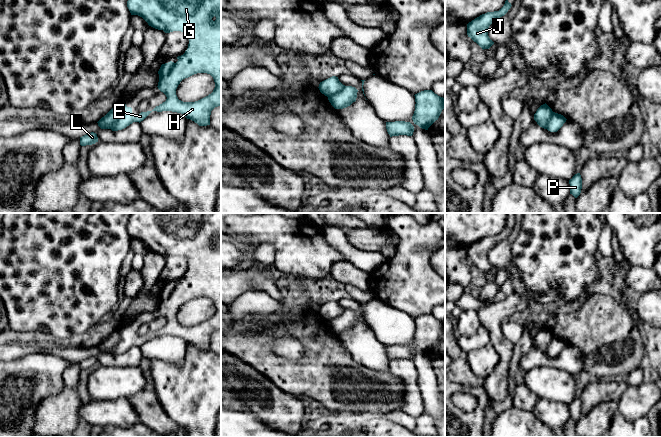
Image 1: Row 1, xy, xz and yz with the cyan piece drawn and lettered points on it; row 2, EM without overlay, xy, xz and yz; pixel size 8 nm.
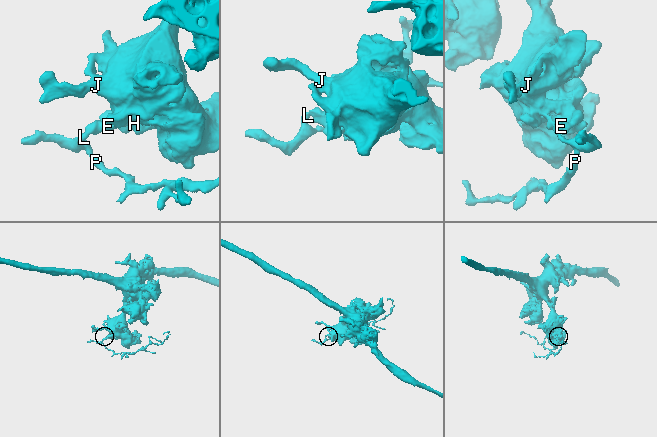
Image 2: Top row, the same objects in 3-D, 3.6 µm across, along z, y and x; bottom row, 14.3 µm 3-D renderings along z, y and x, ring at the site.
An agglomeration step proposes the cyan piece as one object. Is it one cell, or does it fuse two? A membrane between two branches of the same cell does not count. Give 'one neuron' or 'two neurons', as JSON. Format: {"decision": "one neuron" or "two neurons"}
{"decision": "two neurons"}

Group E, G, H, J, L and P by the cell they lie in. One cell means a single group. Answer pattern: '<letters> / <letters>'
E G H J / L P

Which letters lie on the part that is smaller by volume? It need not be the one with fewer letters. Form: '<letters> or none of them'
L, P

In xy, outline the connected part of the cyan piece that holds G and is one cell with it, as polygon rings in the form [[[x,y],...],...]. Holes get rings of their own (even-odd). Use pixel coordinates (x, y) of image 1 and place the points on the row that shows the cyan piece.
[[[128,0],[127,7],[131,15],[142,17],[153,28],[165,33],[181,31],[189,38],[187,50],[177,57],[176,63],[170,61],[161,65],[157,87],[167,99],[152,111],[177,112],[199,126],[210,125],[211,111],[221,106],[221,0]],[[197,73],[207,73],[213,77],[213,92],[195,102],[179,100],[176,95],[178,85],[183,79]]]

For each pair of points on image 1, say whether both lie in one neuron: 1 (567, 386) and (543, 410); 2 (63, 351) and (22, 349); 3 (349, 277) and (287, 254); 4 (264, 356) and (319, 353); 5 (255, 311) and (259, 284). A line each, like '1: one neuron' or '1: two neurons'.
1: two neurons
2: one neuron
3: two neurons
4: one neuron
5: two neurons

